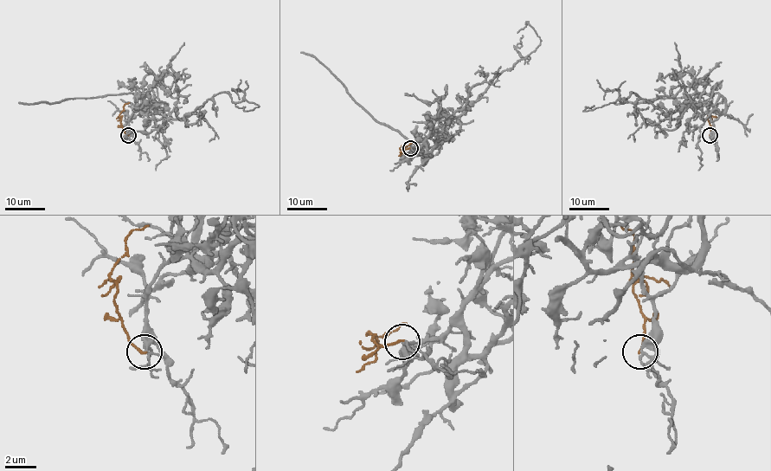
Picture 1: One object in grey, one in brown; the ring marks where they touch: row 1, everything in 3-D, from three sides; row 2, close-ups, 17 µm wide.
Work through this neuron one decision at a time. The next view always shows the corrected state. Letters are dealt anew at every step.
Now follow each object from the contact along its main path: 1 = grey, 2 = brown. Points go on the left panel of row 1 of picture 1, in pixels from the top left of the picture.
1: (128, 135), (130, 117), (153, 106), (183, 119), (227, 93), (258, 107), (235, 106)
2: (128, 135), (123, 128), (119, 113), (124, 106), (130, 102)

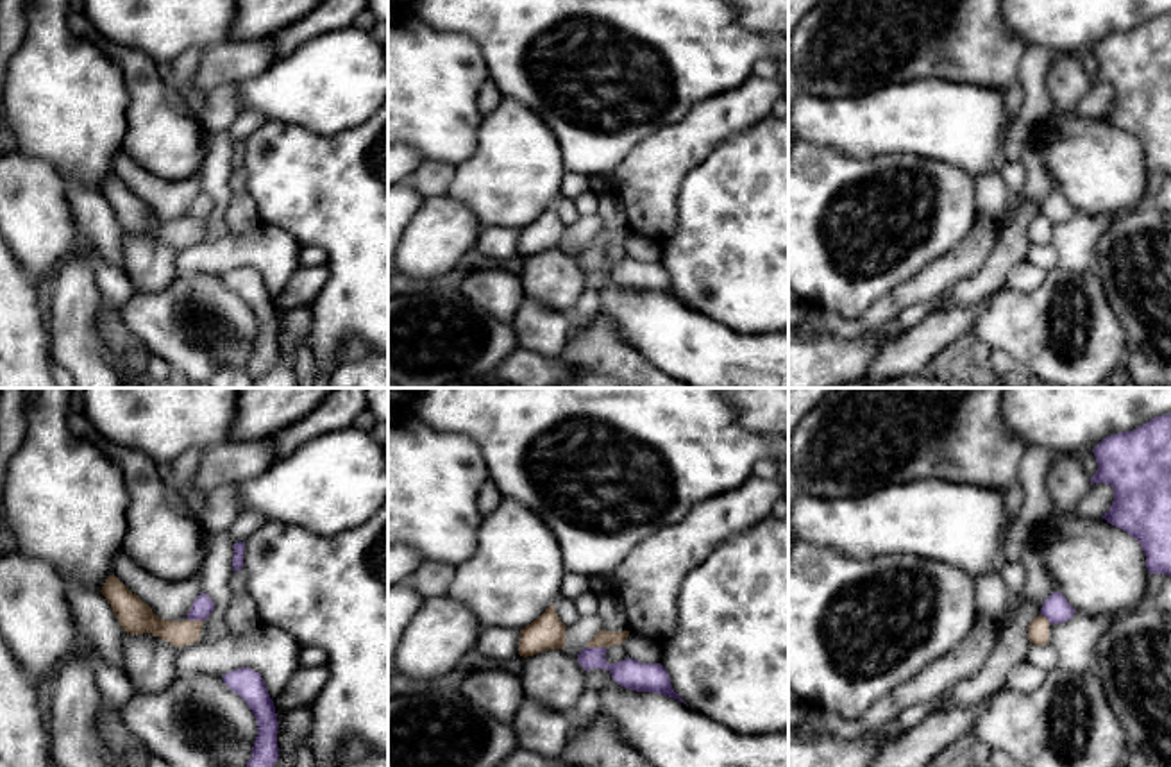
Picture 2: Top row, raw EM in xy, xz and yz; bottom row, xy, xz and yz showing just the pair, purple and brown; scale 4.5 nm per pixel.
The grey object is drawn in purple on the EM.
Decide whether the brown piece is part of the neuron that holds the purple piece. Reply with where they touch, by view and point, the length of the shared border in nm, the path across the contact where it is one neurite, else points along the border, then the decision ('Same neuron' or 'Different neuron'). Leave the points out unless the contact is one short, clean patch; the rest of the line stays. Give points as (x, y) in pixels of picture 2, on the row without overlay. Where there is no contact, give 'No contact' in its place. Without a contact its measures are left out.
Touches purple at xy (195, 219). Shared border 80 nm. Boundary: xy (186, 219), (202, 220). Different neuron

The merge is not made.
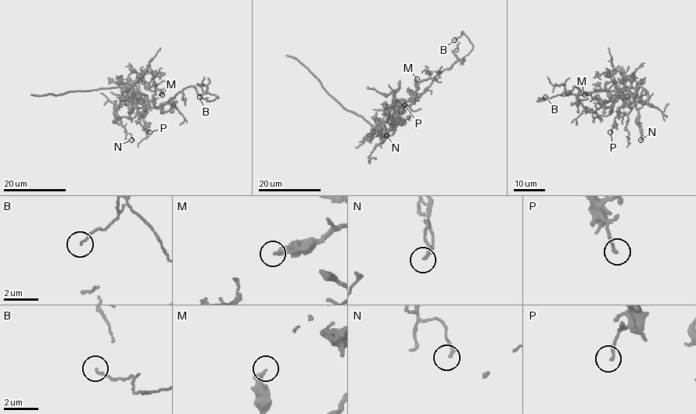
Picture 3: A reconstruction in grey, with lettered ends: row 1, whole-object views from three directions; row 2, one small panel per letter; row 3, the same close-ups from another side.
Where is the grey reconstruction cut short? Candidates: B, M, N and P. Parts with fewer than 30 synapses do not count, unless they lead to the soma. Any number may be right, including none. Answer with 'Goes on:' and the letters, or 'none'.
Goes on: none

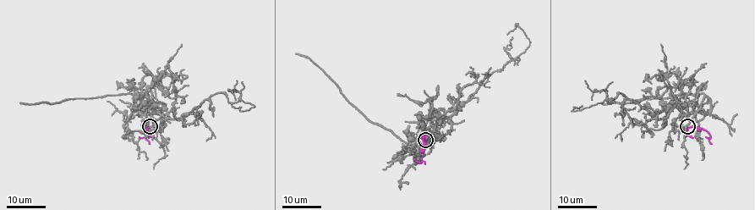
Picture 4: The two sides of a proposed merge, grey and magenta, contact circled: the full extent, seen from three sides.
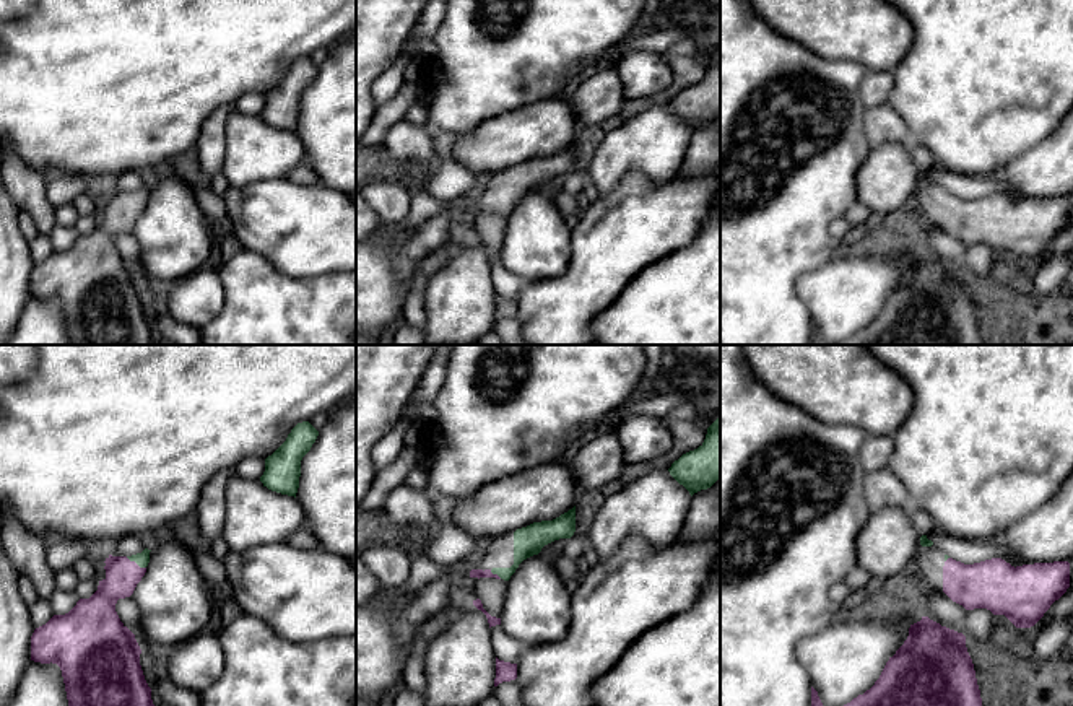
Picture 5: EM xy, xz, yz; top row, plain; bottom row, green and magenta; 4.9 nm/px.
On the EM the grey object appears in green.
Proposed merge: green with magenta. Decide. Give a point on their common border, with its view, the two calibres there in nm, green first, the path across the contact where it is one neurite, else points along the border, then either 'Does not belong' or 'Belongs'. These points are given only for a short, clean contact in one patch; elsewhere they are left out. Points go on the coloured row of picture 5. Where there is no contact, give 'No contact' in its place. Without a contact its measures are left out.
Touches green at xy (135, 562). Thickness 70 nm (green) against 160 nm. Path across: xy (142, 560), (135, 562), (122, 575). Belongs

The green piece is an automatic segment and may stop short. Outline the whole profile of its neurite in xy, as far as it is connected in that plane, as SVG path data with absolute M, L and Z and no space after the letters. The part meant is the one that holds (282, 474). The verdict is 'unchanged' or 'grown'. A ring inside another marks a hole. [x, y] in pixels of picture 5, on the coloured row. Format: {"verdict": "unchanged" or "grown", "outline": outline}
{"verdict": "unchanged", "outline": "M309 421L298 423L286 441L265 459L265 472L260 477L263 486L296 498L301 460L311 451L317 436L319 431Z"}

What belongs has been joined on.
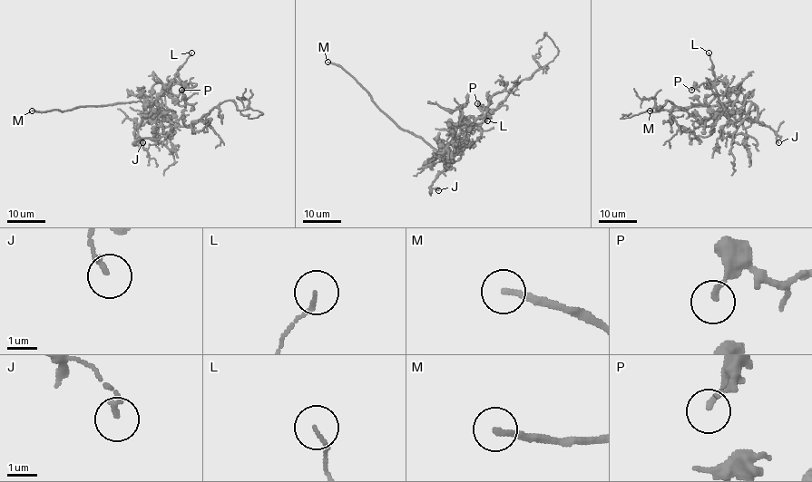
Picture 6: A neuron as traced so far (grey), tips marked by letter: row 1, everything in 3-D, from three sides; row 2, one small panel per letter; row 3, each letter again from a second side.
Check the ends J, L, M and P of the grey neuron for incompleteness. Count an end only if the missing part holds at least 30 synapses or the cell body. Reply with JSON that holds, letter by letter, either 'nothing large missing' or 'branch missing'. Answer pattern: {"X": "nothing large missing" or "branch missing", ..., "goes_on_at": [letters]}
{"J": "nothing large missing", "L": "nothing large missing", "M": "branch missing", "P": "nothing large missing", "goes_on_at": ["M"]}

